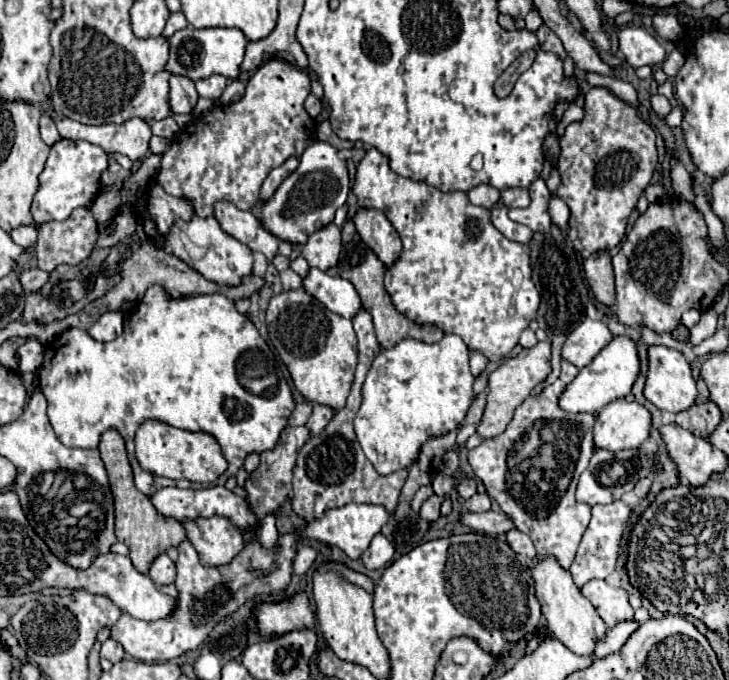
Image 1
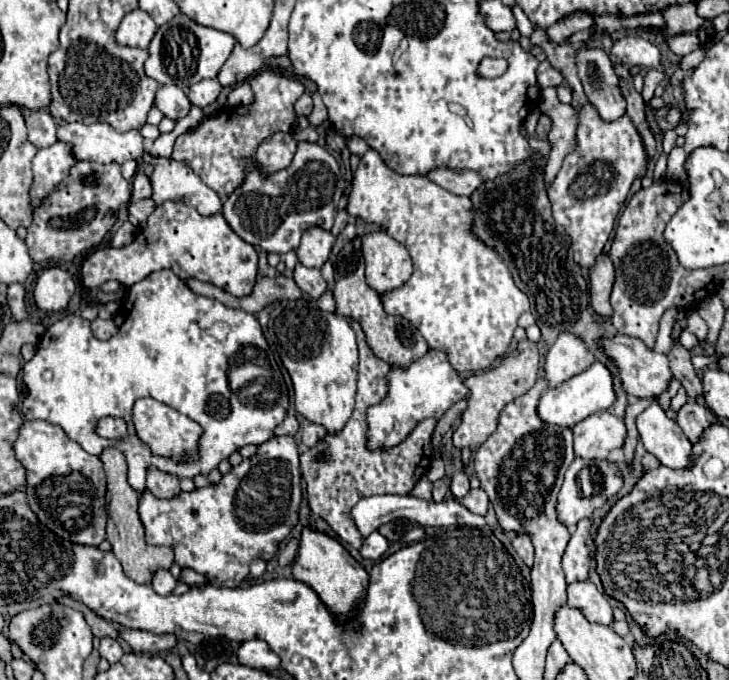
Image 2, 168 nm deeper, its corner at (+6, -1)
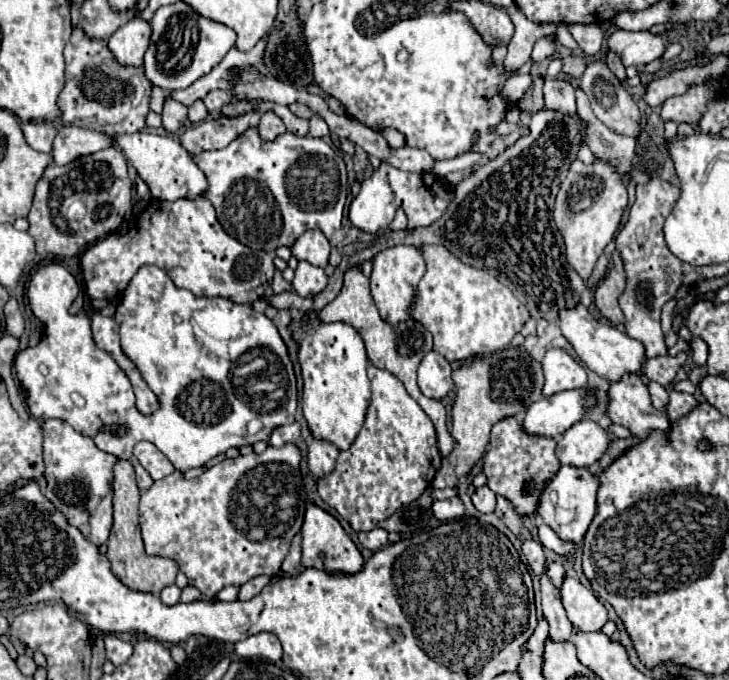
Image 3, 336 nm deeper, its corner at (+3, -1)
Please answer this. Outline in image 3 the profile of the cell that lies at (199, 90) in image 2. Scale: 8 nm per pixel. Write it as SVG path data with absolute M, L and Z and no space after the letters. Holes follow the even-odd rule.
M212 91L212 93L208 93L208 95L204 97L204 103L206 103L208 111L220 111L222 105L232 103L232 101L234 101L234 99L232 99L232 95L230 95L228 91Z

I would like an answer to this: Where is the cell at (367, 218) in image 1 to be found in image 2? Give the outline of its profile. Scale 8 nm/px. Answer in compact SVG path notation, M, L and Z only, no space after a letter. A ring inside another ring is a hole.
M385 231L365 233L361 237L365 255L367 283L381 295L389 289L401 287L413 273L407 249L389 237Z

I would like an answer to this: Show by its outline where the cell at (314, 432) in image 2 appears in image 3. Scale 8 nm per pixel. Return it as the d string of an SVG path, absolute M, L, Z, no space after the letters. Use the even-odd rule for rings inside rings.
M314 439L310 443L310 451L308 451L308 469L312 471L312 475L324 477L324 475L332 473L336 459L338 459L338 453L340 451L332 443Z

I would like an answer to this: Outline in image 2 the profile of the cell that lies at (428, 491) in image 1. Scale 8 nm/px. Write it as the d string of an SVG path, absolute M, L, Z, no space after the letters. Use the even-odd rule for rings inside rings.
M423 475L417 483L415 483L415 487L409 491L409 495L413 495L413 497L419 497L419 499L431 499L431 481Z

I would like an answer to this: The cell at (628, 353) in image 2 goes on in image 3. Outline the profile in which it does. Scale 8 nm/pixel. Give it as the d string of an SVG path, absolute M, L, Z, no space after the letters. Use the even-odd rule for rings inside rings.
M582 303L576 305L574 309L562 309L558 313L558 325L562 329L562 335L576 351L576 355L582 359L582 363L594 373L606 377L608 381L620 381L624 373L638 373L642 369L644 345L636 339L630 339L620 329L596 321Z

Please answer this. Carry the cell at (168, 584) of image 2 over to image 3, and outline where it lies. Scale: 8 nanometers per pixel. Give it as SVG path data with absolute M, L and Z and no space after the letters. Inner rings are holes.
M170 585L160 593L160 599L164 605L176 605L180 601L180 589L176 585Z

